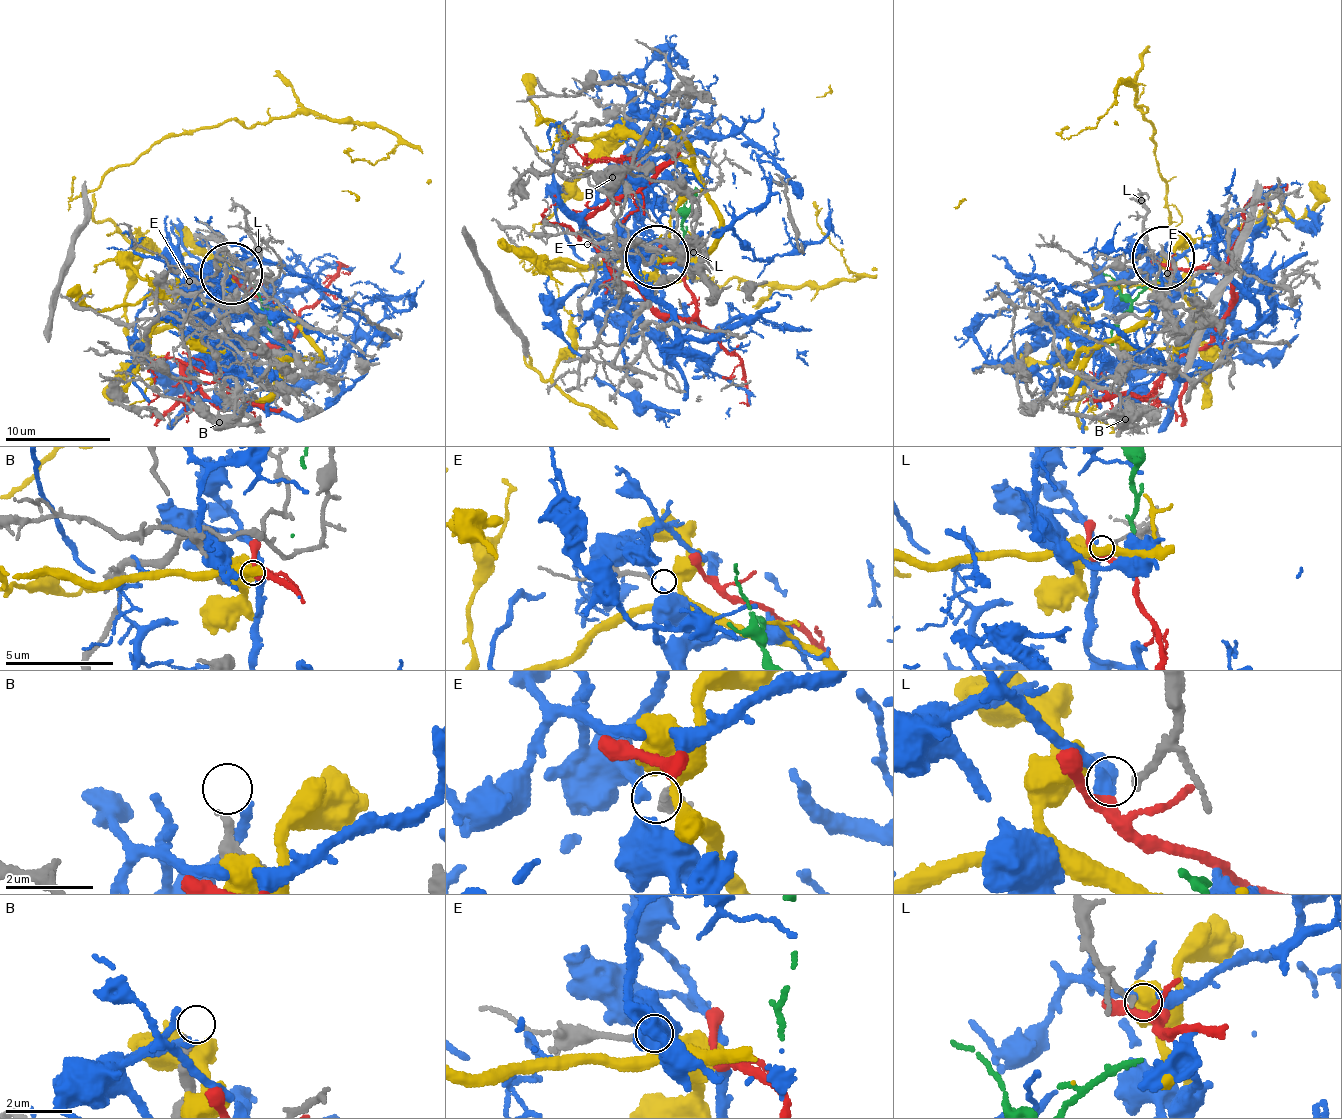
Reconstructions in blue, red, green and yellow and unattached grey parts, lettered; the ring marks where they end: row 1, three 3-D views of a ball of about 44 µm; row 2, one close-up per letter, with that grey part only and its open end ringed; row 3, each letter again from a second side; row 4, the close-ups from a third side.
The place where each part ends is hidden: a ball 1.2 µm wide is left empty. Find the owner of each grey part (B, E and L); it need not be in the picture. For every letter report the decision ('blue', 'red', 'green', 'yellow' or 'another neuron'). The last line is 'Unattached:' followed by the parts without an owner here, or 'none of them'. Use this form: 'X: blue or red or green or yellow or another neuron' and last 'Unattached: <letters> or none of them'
B: another neuron
E: another neuron
L: blue
Unattached: B, E

